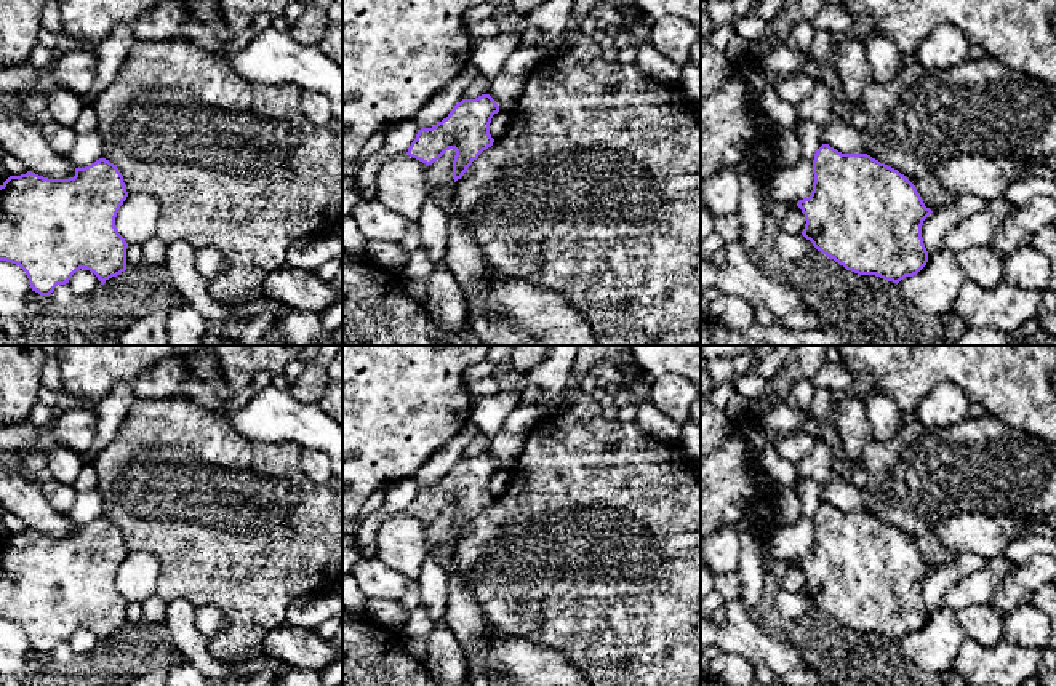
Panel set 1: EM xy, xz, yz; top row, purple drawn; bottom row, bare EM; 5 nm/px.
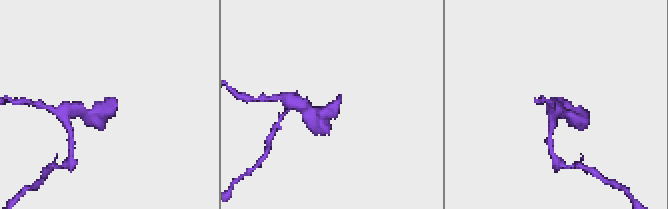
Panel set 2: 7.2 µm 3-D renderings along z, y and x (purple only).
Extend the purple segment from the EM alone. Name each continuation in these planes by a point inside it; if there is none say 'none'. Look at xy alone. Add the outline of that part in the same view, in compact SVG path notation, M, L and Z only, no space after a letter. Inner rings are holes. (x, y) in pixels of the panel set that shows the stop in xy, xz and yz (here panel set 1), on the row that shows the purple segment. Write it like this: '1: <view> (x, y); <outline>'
none

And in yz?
none

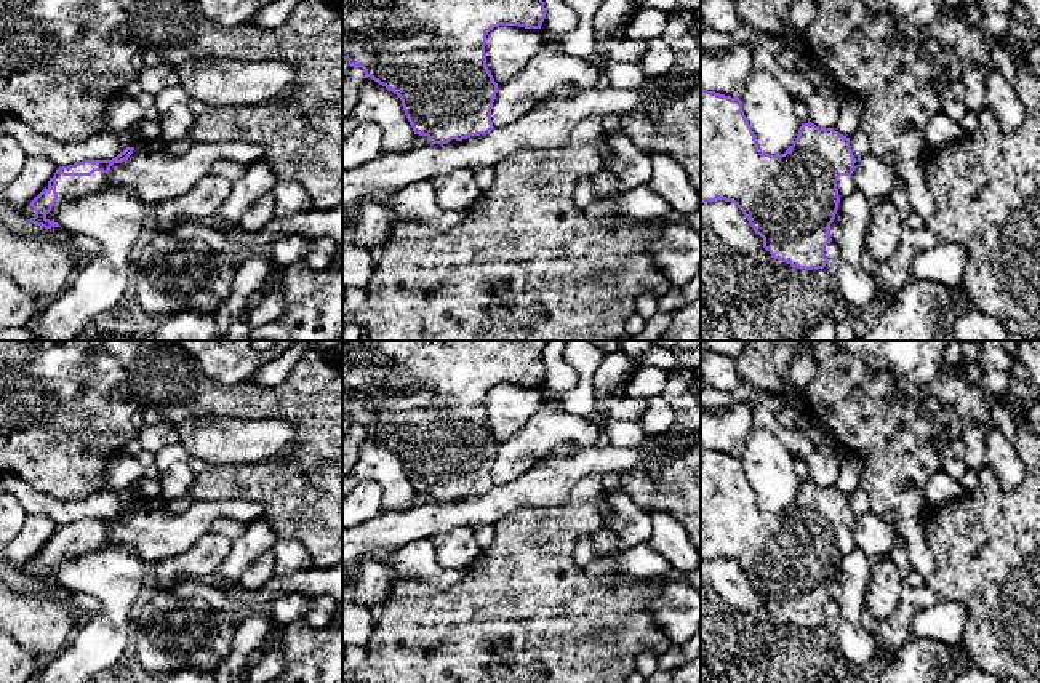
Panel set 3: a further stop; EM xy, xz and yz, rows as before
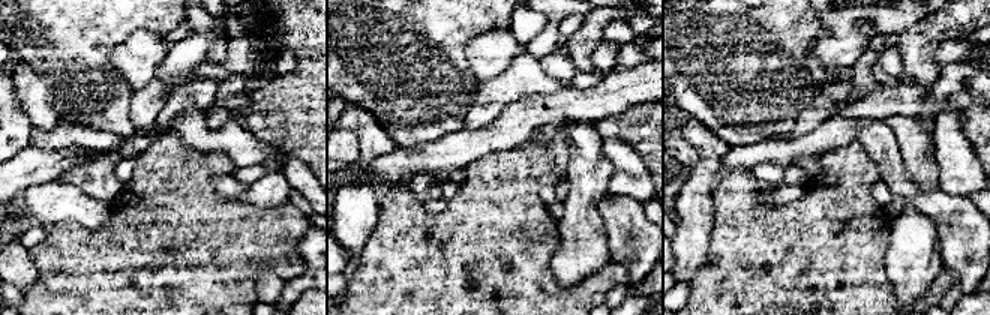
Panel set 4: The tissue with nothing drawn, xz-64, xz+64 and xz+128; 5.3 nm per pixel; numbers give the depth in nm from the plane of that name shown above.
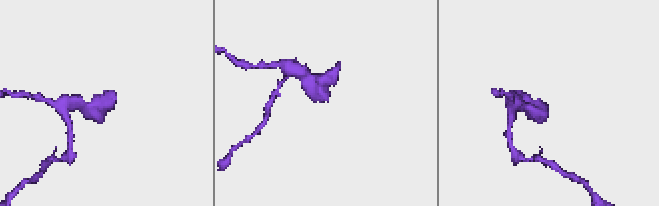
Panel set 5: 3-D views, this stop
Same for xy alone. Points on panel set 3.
1: xy (69, 187); M94 171L91 176L56 174L56 181L58 200L54 206L101 192L118 190L115 186L109 184L109 176L101 171Z

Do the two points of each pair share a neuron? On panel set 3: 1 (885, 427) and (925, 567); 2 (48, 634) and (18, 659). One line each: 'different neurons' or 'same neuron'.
1: same neuron
2: different neurons

